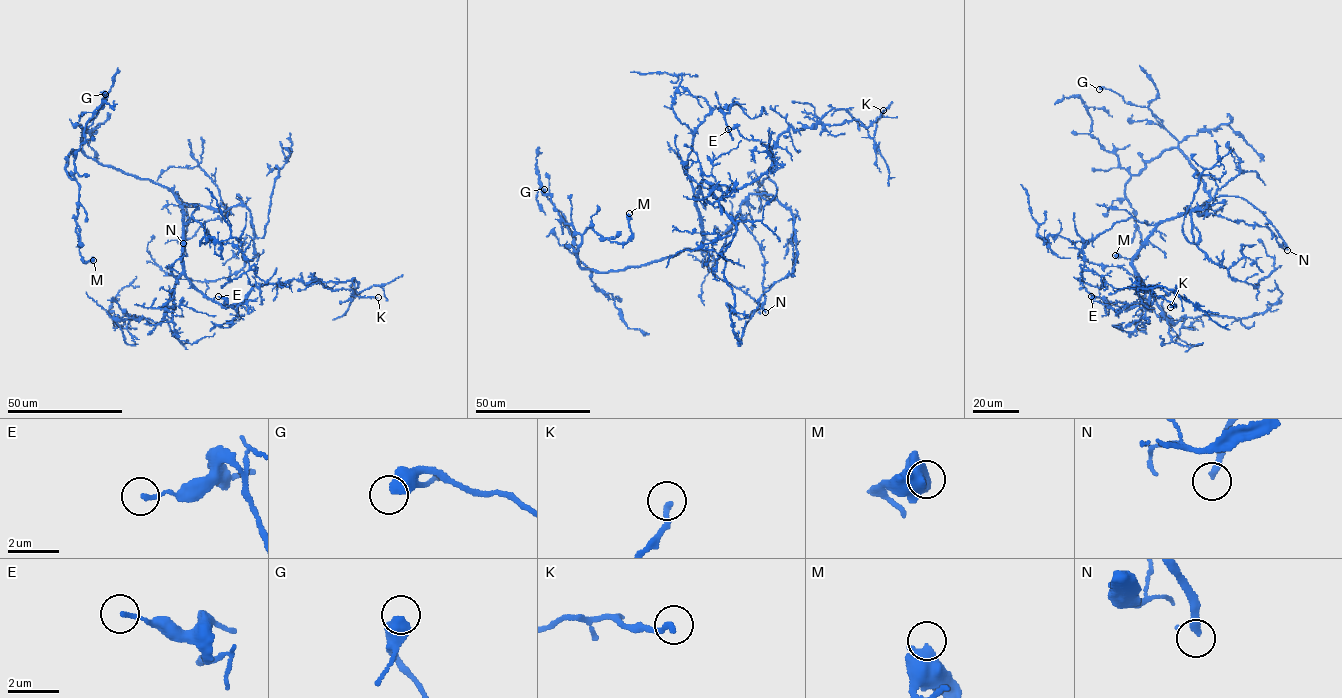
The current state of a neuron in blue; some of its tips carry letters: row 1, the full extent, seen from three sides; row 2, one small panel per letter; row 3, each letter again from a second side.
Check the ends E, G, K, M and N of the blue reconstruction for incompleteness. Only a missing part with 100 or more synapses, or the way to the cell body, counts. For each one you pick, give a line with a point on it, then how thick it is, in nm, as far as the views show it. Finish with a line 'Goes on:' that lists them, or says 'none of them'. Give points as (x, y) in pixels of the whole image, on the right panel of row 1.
N: at (1287, 250); 240 nm thick
Goes on: N

